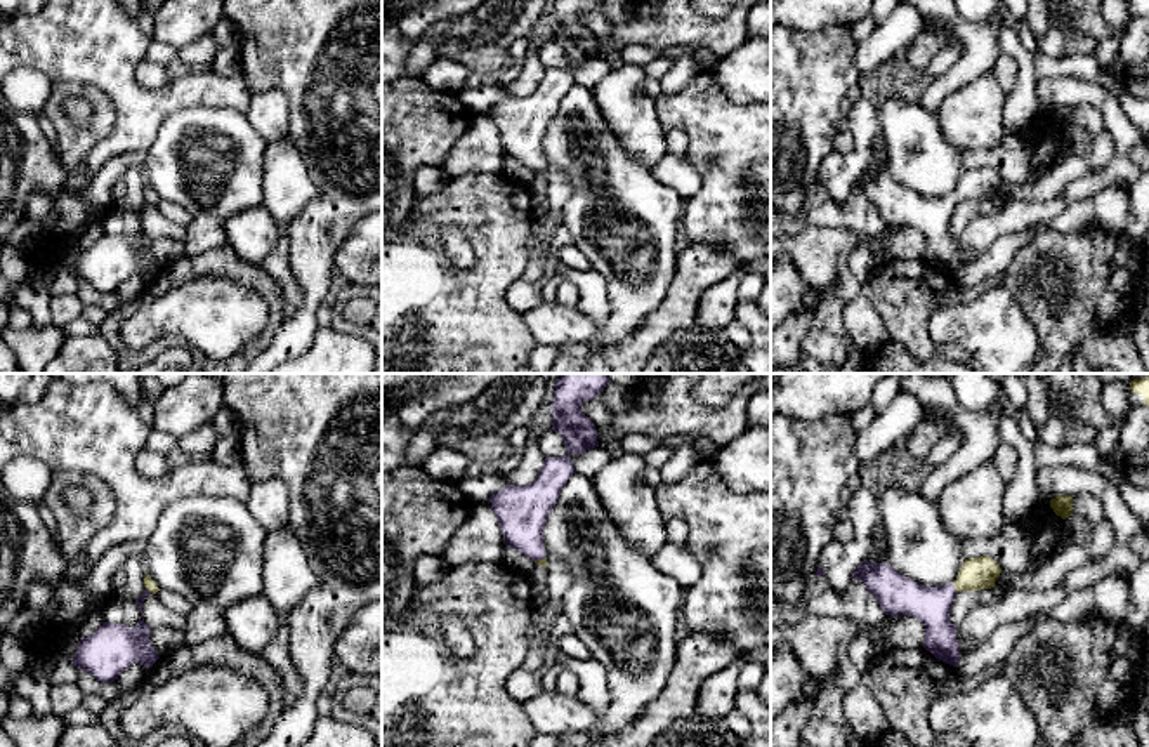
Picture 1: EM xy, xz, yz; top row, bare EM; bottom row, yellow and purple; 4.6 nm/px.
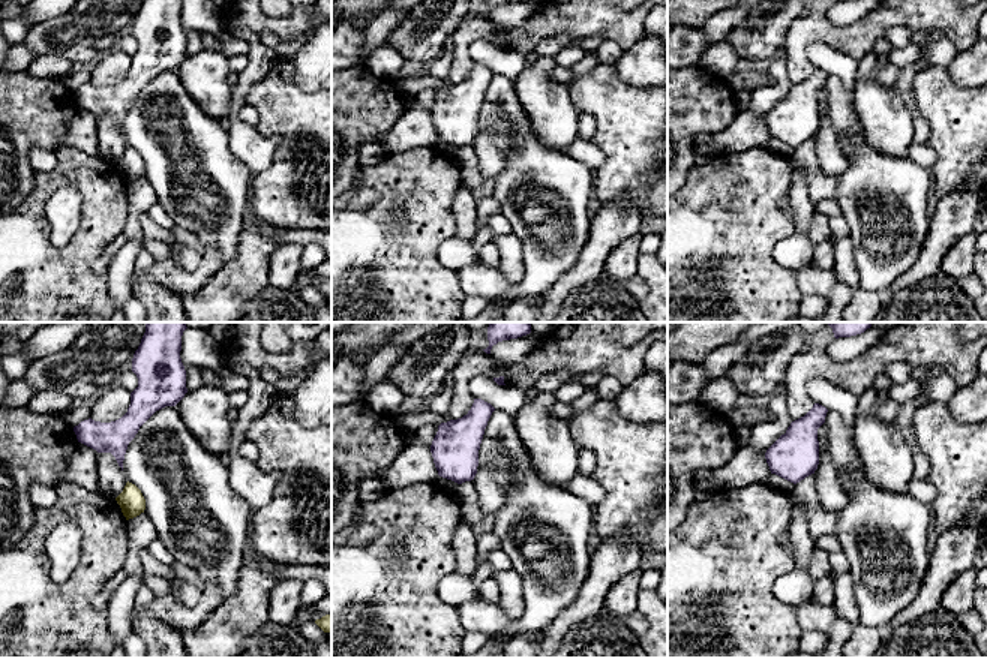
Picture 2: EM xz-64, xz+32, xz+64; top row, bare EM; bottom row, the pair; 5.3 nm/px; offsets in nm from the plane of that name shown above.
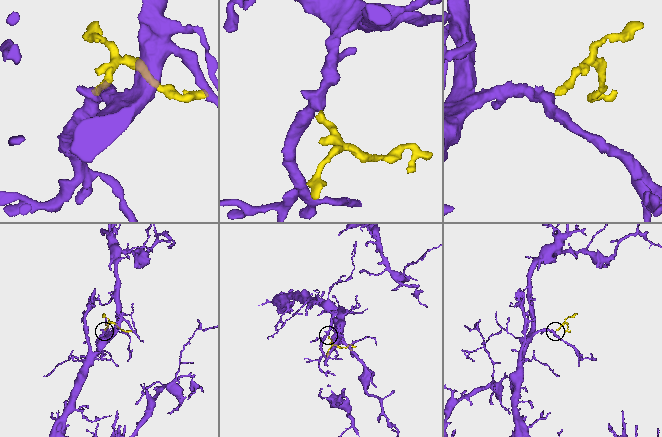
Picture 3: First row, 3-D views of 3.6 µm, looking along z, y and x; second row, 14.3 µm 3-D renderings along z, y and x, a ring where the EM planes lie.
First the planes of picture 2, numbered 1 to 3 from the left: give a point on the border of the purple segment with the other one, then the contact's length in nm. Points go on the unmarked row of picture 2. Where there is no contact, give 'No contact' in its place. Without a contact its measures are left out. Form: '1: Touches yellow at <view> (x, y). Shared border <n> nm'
1: No contact
2: No contact
3: No contact

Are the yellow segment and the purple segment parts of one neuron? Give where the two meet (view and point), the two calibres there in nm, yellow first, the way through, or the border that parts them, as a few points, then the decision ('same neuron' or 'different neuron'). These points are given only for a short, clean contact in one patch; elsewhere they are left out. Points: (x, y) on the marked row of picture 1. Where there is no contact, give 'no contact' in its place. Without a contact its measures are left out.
contact yz (955, 588); calibres 150 and 180 nm; way yz (976, 574), (955, 588), (931, 605); same neuron

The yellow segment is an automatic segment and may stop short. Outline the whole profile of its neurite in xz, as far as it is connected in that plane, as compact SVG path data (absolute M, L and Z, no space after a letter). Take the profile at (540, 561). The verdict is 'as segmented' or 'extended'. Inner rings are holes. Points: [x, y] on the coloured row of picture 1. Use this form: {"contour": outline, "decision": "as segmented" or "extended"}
{"contour": "M569 455L545 457L536 479L529 485L507 485L489 497L505 544L547 568L543 526L562 486L574 474Z", "decision": "extended"}

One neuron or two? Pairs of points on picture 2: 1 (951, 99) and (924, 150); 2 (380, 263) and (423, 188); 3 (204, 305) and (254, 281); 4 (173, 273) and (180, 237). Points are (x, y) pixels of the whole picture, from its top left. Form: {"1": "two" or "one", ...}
{"1": "two", "2": "one", "3": "one", "4": "one"}

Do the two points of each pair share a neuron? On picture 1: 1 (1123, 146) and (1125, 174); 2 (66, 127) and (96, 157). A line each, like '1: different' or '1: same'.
1: different
2: different

